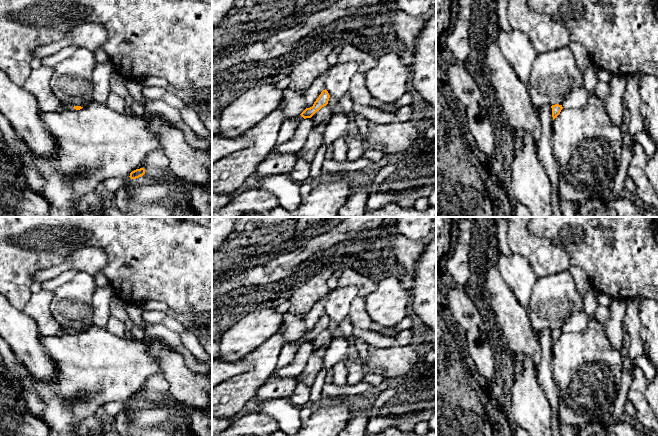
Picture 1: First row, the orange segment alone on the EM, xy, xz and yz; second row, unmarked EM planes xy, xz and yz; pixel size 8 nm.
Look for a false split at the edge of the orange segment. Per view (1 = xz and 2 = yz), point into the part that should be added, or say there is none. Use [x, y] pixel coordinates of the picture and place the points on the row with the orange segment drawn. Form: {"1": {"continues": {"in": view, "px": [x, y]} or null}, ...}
{"1": {"continues": null}, "2": {"continues": null}}

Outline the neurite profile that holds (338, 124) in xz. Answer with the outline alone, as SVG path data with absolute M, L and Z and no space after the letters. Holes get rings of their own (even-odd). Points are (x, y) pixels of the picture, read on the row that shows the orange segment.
M333 113L330 122L325 129L325 139L327 143L343 136L349 125L349 116L346 114Z

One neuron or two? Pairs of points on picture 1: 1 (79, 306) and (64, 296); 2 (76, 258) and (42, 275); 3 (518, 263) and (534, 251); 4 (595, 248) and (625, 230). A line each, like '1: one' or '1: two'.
1: one
2: one
3: two
4: one

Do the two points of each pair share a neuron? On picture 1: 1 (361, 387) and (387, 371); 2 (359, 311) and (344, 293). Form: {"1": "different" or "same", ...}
{"1": "different", "2": "different"}

